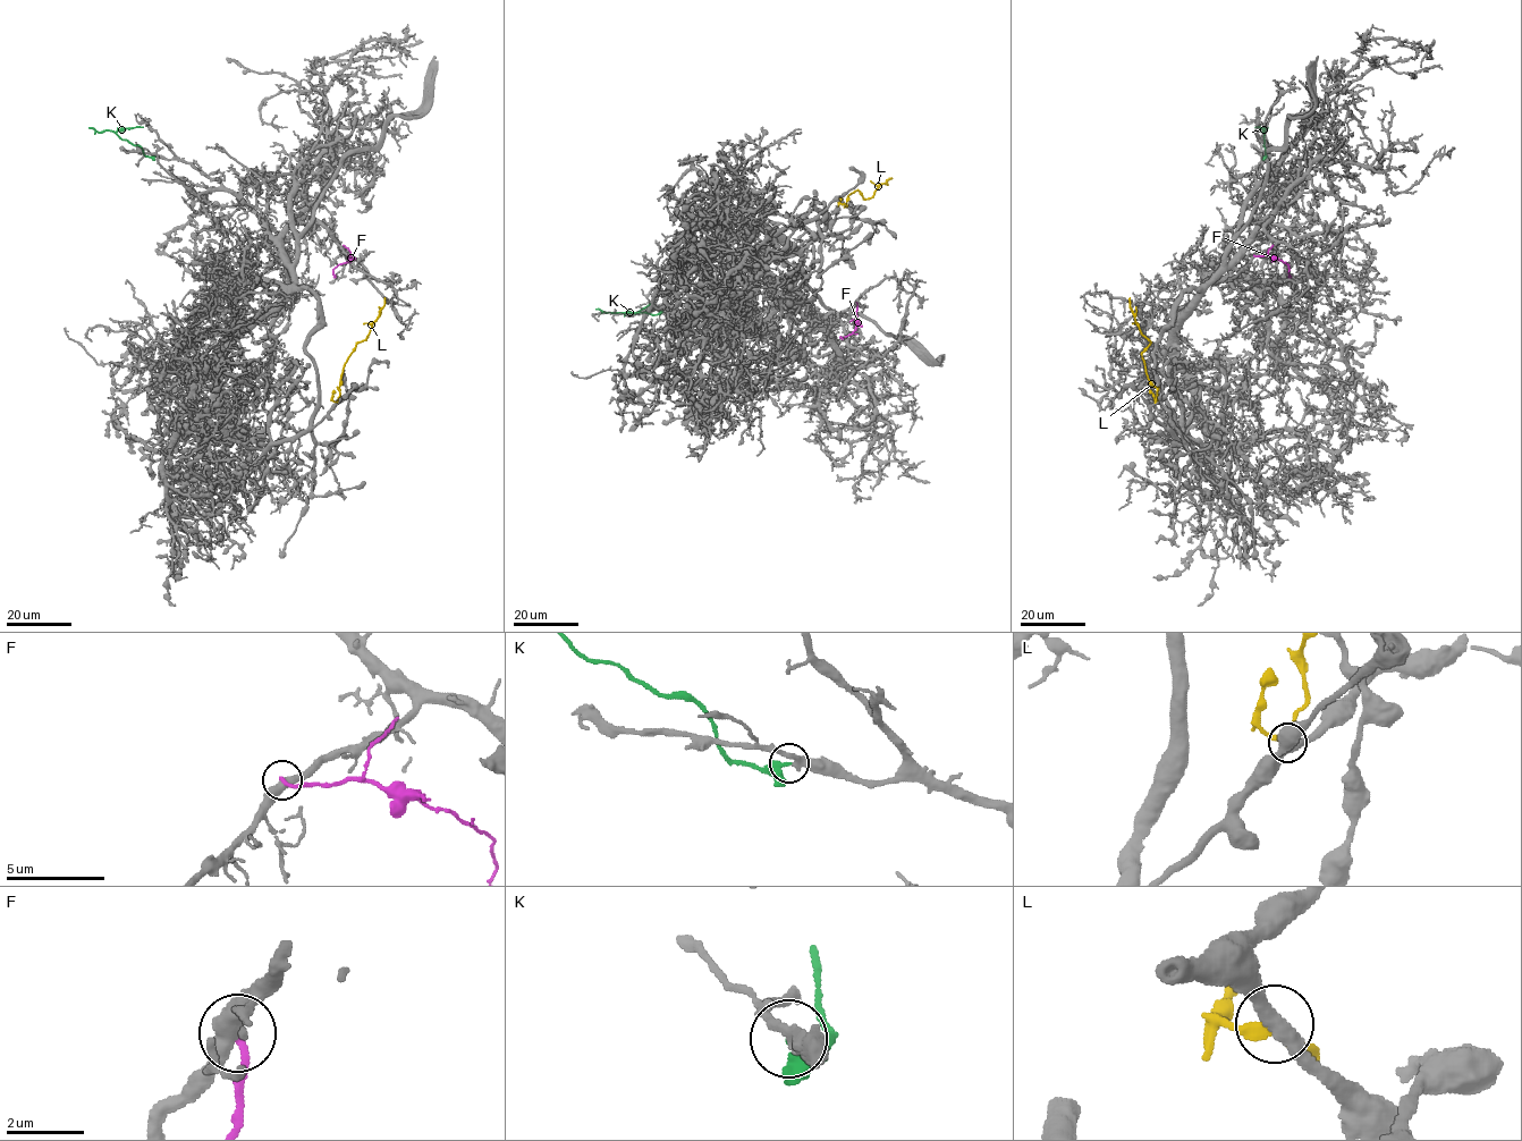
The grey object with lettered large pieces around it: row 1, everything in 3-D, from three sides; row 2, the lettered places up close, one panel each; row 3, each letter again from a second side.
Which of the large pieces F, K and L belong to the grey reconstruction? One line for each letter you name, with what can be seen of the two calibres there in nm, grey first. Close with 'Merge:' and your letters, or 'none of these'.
K: 280 nm thick on the grey side, 240 nm on the other
Merge: K

